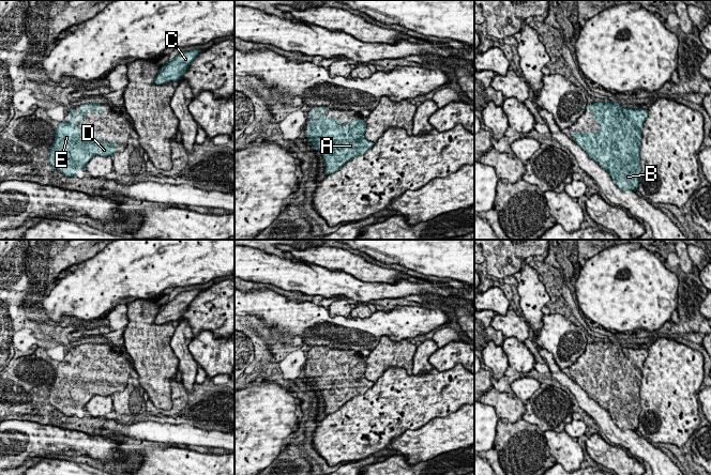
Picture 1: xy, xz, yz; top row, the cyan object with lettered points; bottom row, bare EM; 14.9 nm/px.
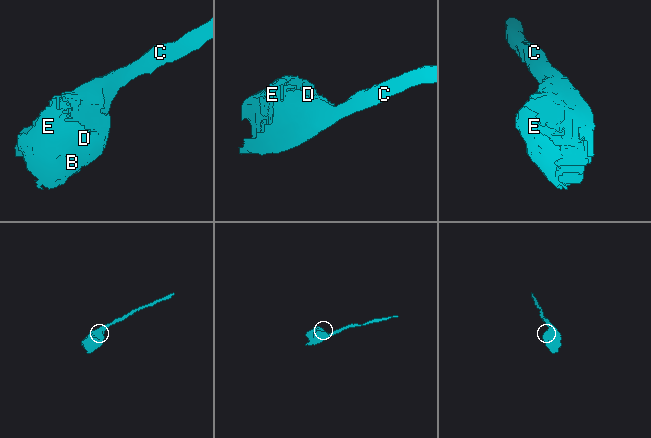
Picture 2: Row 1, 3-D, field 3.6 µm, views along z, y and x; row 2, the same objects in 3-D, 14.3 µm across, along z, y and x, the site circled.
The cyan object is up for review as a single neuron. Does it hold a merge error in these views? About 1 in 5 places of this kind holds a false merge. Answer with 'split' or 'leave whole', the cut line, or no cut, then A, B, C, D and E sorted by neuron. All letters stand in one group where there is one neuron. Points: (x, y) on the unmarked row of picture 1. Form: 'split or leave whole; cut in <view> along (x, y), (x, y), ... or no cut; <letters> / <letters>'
leave whole; no cut; A B C D E

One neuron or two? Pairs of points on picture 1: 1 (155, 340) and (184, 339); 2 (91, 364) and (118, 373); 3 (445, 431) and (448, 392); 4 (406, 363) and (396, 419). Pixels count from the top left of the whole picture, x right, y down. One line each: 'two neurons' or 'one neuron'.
1: two neurons
2: one neuron
3: two neurons
4: two neurons

